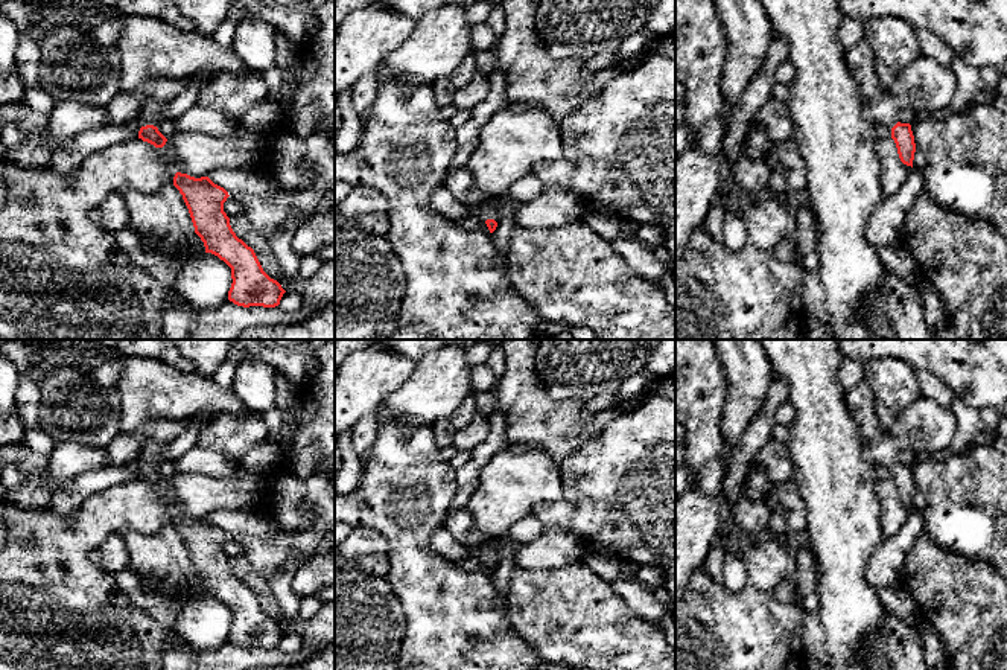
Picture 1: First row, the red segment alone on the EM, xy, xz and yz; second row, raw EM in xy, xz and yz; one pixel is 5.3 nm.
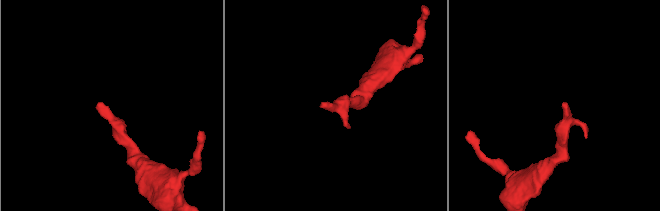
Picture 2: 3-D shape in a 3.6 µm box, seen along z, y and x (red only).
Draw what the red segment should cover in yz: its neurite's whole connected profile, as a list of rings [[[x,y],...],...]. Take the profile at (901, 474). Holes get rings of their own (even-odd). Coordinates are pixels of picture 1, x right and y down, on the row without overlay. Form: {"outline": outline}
{"outline": [[[866,378],[846,391],[846,402],[858,426],[866,460],[876,467],[884,466],[891,471],[891,480],[896,484],[901,502],[913,509],[916,484],[911,466],[899,463],[901,449],[879,423],[875,393]]]}

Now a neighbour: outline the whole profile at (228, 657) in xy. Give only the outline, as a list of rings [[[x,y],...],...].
[[[225,643],[216,649],[198,652],[198,664],[193,670],[257,670],[274,668],[278,665],[303,664],[313,658],[324,647],[303,646],[300,652],[284,652],[280,647],[237,647],[233,643]]]

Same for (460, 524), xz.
[[[464,507],[447,513],[443,527],[464,547],[482,545],[487,536],[475,527],[470,512]]]

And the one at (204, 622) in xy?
[[[211,594],[184,600],[173,627],[195,649],[216,649],[228,643],[231,609]]]

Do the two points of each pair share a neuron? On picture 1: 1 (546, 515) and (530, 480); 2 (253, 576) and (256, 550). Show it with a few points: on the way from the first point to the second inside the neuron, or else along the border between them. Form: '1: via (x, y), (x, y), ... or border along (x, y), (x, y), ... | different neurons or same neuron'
1: border along (560, 472), (562, 495), (531, 510) | different neurons
2: border along (242, 555), (276, 599) | different neurons

